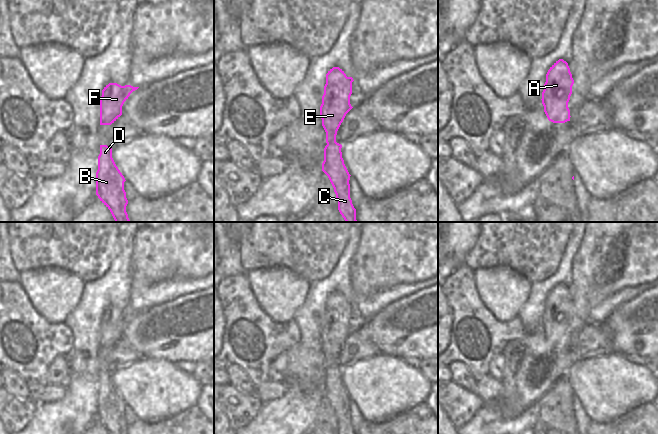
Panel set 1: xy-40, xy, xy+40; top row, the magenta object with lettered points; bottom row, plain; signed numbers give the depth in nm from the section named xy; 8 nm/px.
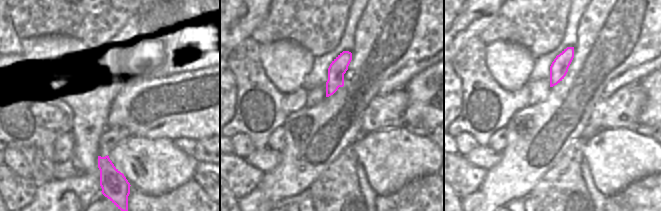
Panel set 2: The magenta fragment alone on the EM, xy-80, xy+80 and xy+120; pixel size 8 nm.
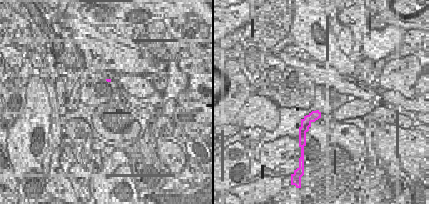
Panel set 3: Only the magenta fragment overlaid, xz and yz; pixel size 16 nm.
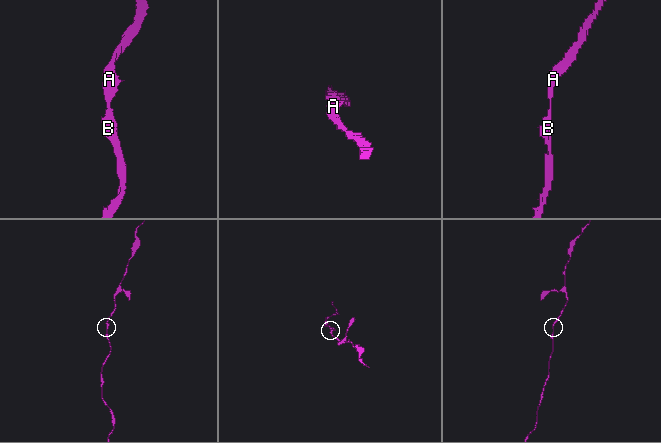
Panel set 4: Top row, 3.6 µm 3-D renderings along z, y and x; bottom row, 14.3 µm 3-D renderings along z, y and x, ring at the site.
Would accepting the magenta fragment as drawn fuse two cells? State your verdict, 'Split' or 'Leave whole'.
Leave whole

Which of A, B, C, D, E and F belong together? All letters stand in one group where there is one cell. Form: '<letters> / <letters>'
A B C D E F

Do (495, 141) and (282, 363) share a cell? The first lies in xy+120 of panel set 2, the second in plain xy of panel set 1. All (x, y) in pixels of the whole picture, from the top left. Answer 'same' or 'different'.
same

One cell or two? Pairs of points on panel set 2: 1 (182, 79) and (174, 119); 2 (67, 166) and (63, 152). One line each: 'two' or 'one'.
1: one
2: two

